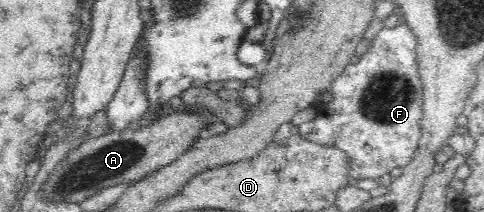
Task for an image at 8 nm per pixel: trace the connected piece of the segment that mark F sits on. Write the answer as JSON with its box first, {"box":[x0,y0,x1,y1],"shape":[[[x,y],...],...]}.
{"box":[299,22,422,181],"shape":[[[404,22],[393,29],[383,28],[371,41],[369,49],[366,51],[366,54],[363,54],[356,64],[349,64],[343,70],[343,72],[337,76],[336,80],[332,82],[332,86],[329,91],[332,93],[332,100],[328,104],[322,106],[322,111],[318,113],[316,111],[316,117],[308,122],[303,122],[299,124],[299,133],[304,139],[315,142],[316,144],[325,146],[325,147],[336,147],[344,151],[349,158],[350,168],[348,168],[348,176],[352,181],[358,181],[363,178],[371,178],[377,180],[383,174],[388,174],[393,168],[404,168],[412,162],[416,150],[418,150],[419,140],[420,140],[420,122],[422,120],[422,82],[420,82],[418,62],[416,62],[417,54],[417,40],[412,33],[410,26]]]}

